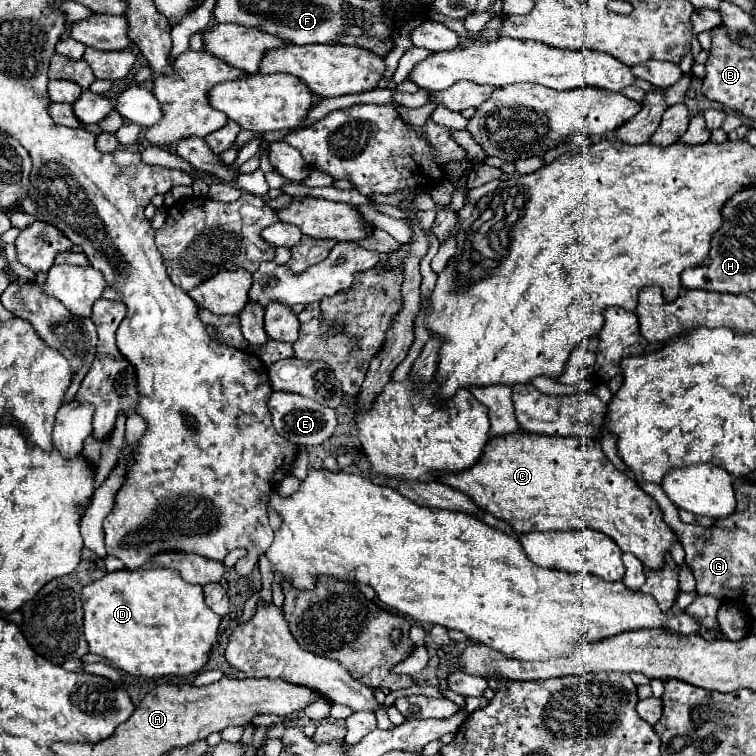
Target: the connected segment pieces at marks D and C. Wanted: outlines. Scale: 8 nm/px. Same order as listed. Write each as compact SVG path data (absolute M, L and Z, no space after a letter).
M164 567L108 573L84 587L82 603L90 653L104 657L124 673L142 677L200 673L220 625L220 617L204 605L202 585L190 585L178 571Z
M520 431L494 437L486 443L484 457L474 467L460 473L442 475L440 481L472 497L472 501L482 511L508 521L518 533L552 529L596 529L614 539L624 553L636 555L650 569L664 569L664 557L678 541L678 535L662 519L658 503L648 493L644 493L628 473L618 471L604 455L600 441L592 437L534 437Z

